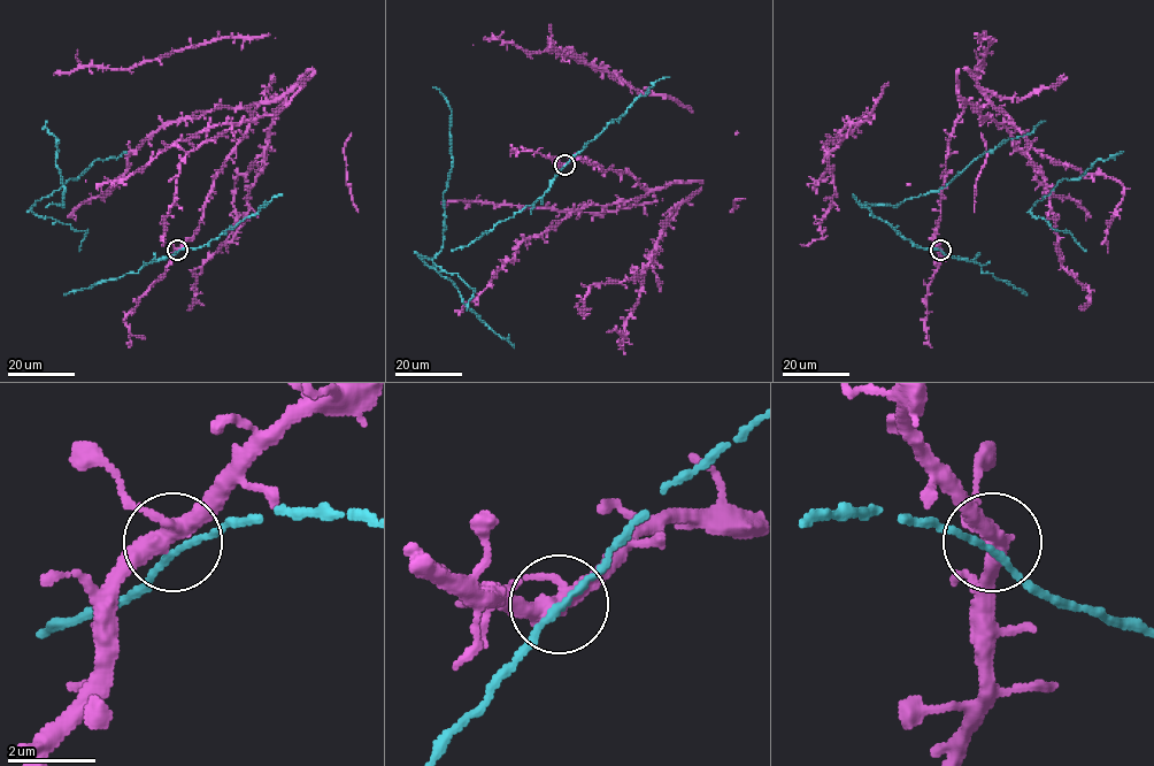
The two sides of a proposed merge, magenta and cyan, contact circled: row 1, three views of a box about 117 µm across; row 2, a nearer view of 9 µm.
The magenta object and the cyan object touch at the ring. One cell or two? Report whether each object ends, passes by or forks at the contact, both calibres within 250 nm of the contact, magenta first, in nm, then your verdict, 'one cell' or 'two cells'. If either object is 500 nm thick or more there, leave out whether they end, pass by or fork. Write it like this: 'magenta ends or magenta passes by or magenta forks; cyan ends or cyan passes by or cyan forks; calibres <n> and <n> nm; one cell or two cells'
magenta forks; cyan passes by; calibres 340 and 140 nm; two cells

